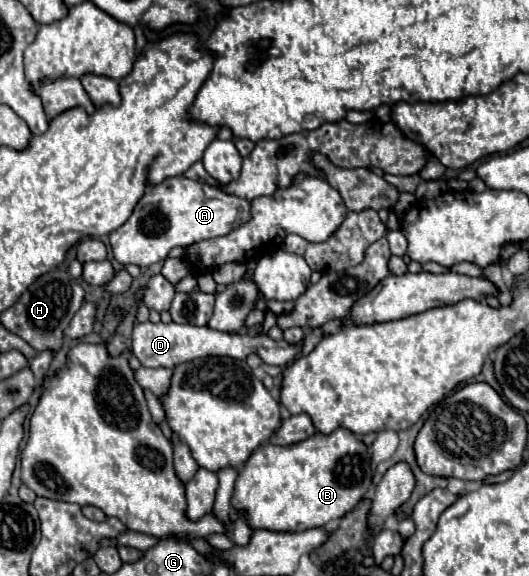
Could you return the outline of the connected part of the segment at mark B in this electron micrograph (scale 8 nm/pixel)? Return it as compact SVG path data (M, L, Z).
M336 428L332 434L316 432L290 446L262 444L256 448L238 472L230 504L244 514L252 530L302 532L348 514L368 492L372 474L374 466L370 464L366 444L350 430Z

